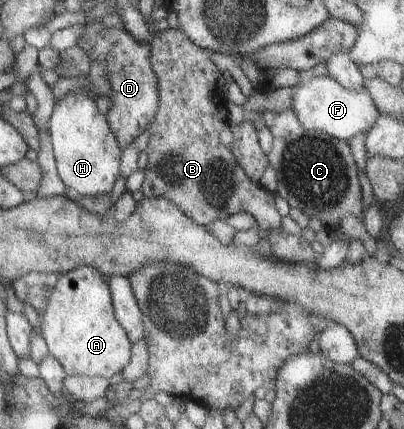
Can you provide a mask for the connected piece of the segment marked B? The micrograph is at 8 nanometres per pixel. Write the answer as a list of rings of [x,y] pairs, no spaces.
[[[169,29],[153,35],[148,41],[149,63],[157,80],[157,103],[153,119],[147,126],[147,147],[144,152],[147,162],[143,169],[144,178],[137,186],[145,197],[162,197],[173,203],[185,217],[189,217],[199,226],[207,226],[211,221],[225,221],[229,215],[245,212],[255,220],[255,227],[266,230],[271,235],[277,233],[281,216],[275,209],[273,193],[258,183],[247,179],[243,169],[237,165],[229,147],[219,141],[219,131],[227,124],[226,100],[217,88],[219,71],[209,59],[209,53],[191,43],[180,30]]]

